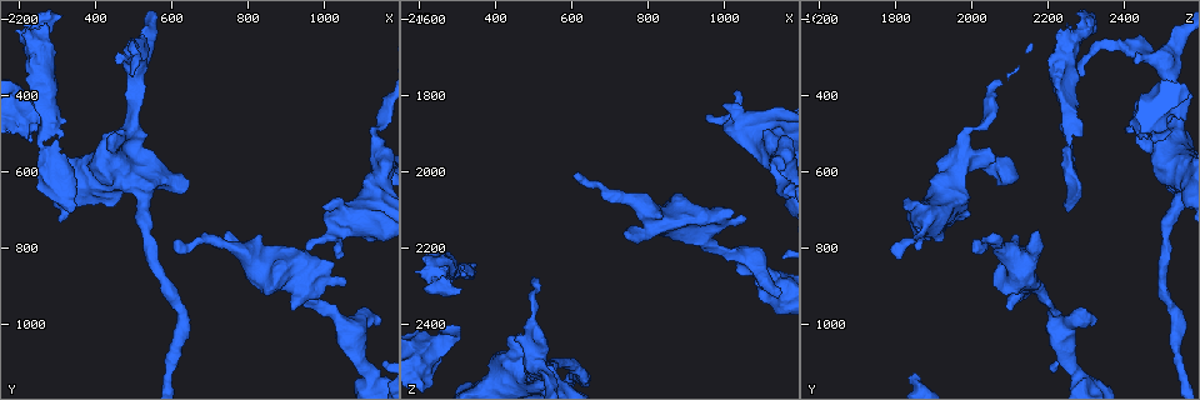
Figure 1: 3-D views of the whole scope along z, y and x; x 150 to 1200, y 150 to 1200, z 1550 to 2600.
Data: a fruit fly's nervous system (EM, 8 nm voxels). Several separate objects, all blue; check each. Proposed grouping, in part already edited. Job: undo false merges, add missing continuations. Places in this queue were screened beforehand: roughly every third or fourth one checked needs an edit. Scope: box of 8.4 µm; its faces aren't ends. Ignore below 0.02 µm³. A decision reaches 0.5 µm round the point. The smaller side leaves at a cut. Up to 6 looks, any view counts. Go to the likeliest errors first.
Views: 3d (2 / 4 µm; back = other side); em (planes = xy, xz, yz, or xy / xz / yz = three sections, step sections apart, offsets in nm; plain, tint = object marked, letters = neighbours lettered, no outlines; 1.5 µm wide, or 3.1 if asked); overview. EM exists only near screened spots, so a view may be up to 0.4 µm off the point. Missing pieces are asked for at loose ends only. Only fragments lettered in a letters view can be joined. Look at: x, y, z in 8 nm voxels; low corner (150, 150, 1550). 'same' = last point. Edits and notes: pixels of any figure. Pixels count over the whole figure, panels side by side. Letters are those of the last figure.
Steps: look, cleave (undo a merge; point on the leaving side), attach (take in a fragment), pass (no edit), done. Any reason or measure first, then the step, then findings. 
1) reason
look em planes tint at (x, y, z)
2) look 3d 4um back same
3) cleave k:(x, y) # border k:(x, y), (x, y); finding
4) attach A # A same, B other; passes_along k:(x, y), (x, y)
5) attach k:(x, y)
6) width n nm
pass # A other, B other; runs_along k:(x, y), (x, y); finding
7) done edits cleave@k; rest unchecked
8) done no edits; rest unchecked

free end
look 3d 2um at (620, 775, 2005)

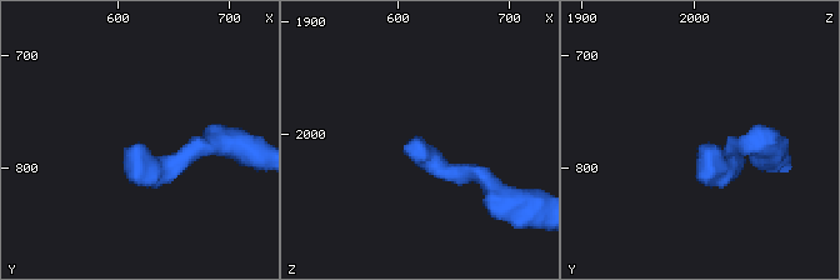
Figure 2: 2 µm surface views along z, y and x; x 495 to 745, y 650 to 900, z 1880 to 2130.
look em yz step 8 tint at (622, 778, 2008)

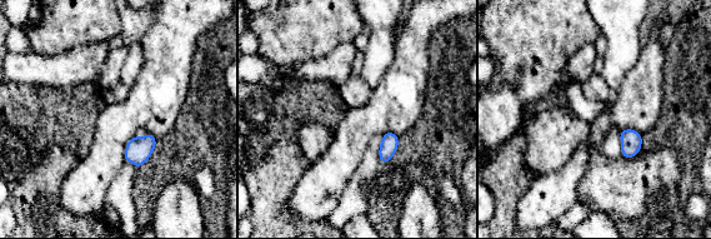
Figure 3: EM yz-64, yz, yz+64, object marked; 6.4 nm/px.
look em planes letters same

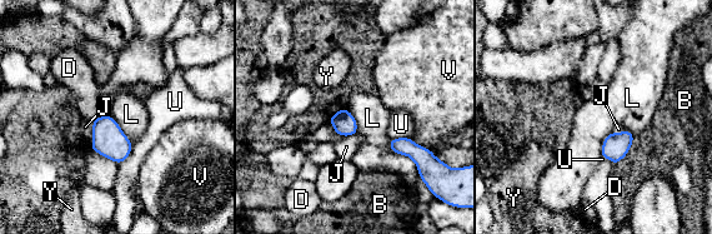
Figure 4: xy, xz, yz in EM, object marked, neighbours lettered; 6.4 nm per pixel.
pass # B other, D other, J other, L other, U other, V other, Y other; no lettered fragment goes on from it

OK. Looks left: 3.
thin end
look 3d 4um at (495, 350, 2290)

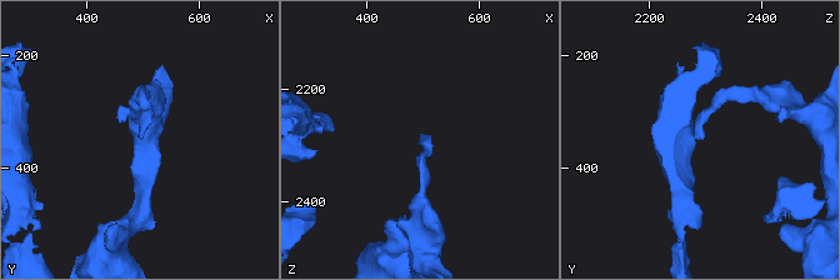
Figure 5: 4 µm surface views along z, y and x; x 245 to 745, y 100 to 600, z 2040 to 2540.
look em planes letters at (495, 355, 2290)

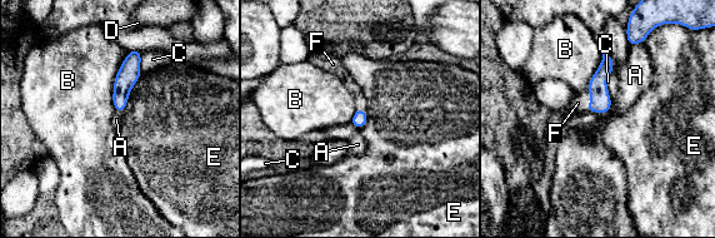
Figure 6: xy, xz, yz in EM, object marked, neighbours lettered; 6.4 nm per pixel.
attach F # A other, B other, C other, D other, E other, F same; it goes on there

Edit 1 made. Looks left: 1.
done edits attach@6; rest unchecked

